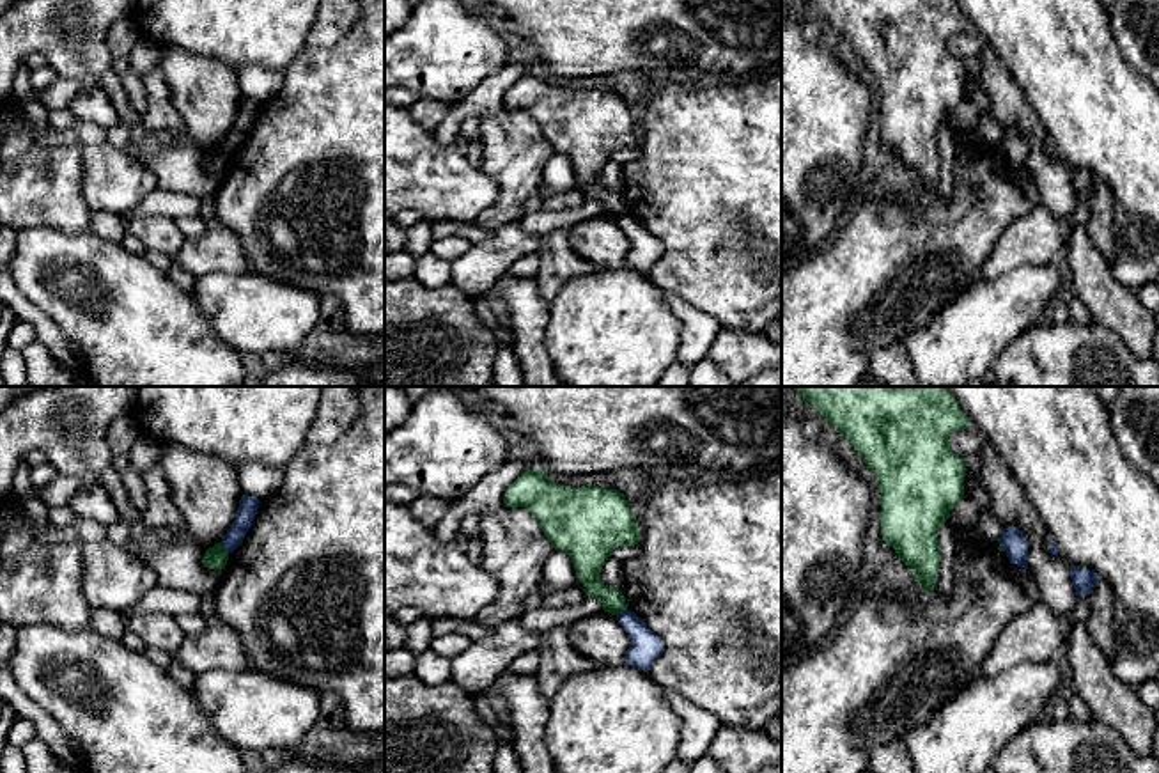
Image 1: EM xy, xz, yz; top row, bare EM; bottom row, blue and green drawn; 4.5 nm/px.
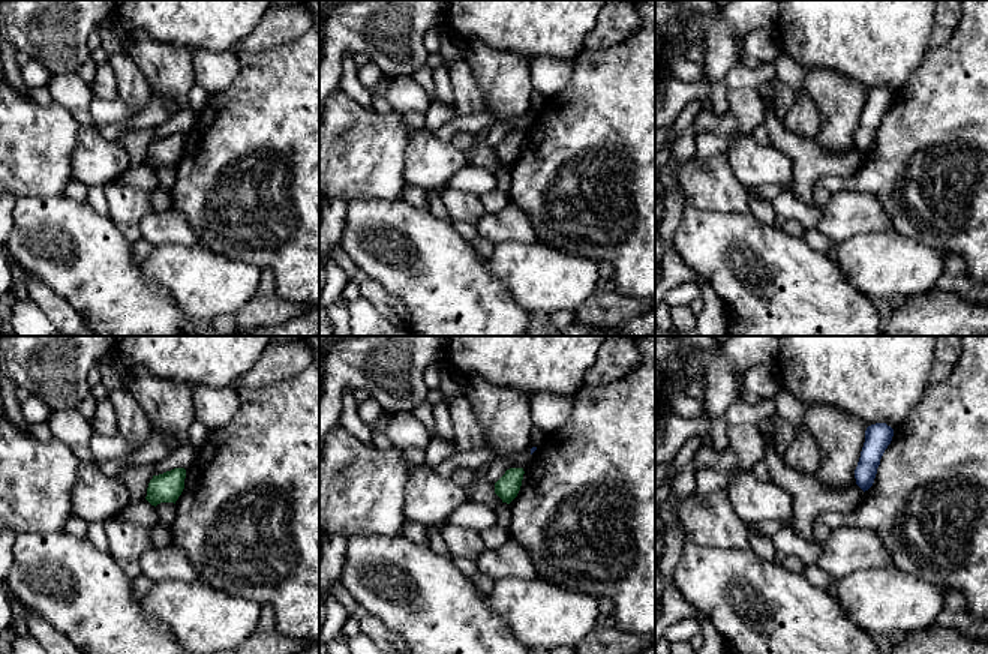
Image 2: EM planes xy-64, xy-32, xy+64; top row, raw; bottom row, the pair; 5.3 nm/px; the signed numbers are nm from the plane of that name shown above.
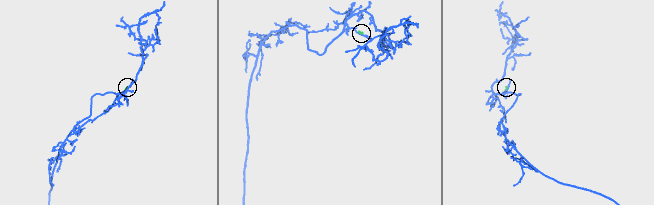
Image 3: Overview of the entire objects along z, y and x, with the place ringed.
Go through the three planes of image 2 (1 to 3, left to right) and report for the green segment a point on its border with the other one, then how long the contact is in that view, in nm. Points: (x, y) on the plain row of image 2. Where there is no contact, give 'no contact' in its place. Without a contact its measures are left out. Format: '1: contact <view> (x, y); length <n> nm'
1: no contact
2: no contact
3: no contact

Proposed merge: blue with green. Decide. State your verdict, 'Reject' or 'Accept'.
Reject

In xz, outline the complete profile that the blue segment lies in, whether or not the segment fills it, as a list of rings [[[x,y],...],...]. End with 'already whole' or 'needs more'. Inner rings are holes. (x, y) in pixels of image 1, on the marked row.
[[[631,610],[617,615],[618,624],[627,633],[631,645],[626,654],[626,663],[643,672],[649,672],[652,663],[663,654],[663,640],[652,633],[645,622]]]; already whole

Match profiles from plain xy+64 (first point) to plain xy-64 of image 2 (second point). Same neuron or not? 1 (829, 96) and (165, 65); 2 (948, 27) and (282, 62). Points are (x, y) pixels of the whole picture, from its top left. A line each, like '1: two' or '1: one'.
1: one
2: two

